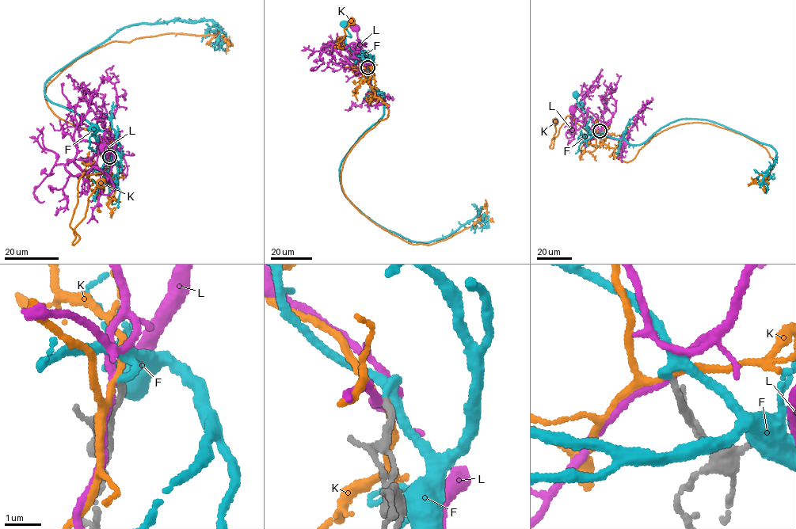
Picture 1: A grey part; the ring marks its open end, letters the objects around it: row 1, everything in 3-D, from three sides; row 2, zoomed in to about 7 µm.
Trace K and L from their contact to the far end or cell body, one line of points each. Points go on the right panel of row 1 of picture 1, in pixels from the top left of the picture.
K: (599, 131), (596, 144), (627, 161), (664, 130), (710, 123), (765, 148), (773, 168), (762, 183), (752, 176)
L: (599, 131), (610, 120), (603, 123), (588, 111), (585, 123), (567, 131), (566, 137), (574, 131), (571, 108)

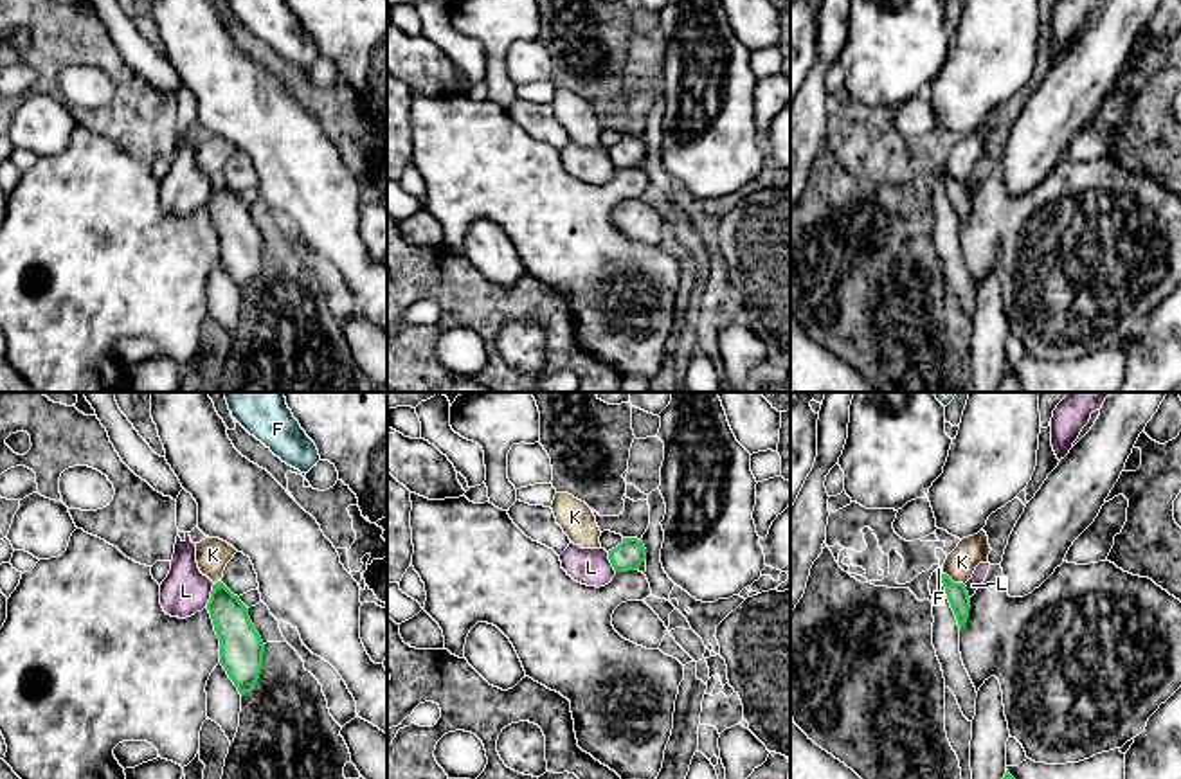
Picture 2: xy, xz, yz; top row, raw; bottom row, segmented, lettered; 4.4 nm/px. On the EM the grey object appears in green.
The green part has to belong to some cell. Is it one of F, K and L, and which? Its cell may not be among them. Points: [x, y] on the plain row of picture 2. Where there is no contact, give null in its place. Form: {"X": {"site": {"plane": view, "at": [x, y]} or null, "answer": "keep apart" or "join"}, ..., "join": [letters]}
{"F": {"site": null, "answer": "join"}, "K": {"site": {"plane": "yz", "at": [953, 179]}, "answer": "keep apart"}, "L": {"site": {"plane": "xy", "at": [211, 193]}, "answer": "keep apart"}, "join": ["F"]}

